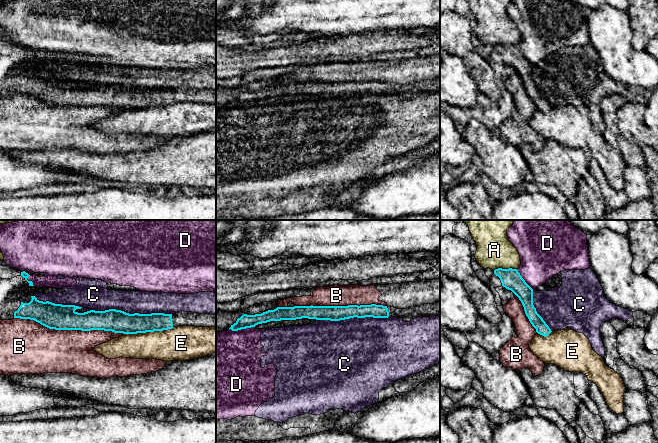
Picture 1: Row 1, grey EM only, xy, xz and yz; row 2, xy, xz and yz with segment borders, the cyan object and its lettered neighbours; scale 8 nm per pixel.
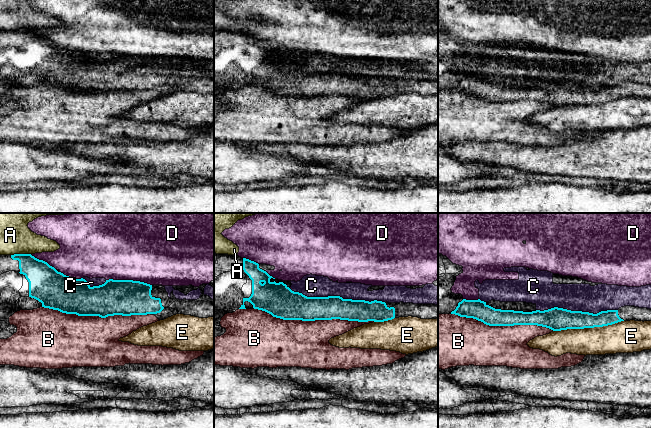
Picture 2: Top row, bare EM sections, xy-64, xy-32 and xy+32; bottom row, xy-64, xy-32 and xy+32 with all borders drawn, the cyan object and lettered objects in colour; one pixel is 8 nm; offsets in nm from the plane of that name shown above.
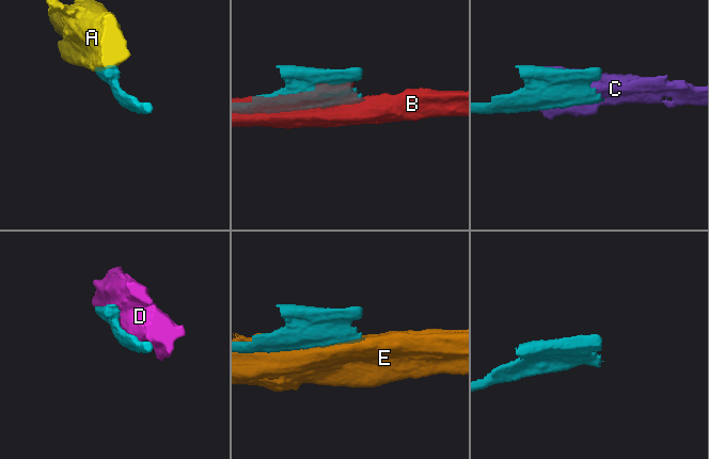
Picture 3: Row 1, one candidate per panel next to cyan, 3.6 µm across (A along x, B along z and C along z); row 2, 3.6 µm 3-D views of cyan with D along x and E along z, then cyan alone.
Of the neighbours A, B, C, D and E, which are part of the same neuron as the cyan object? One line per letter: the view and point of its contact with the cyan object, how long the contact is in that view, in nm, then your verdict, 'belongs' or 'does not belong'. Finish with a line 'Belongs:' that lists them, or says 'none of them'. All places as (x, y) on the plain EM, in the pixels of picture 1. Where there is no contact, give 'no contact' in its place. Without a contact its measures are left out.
A: meets cyan in yz at (505, 45); contact 180 nm long; does not belong
B: meets cyan in xy at (69, 105); contact 900 nm long; does not belong
C: meets cyan in xy at (131, 90); contact 650 nm long; belongs
D: meets cyan in xz at (241, 104); contact 200 nm long; does not belong
E: meets cyan in xy at (148, 107); contact 400 nm long; does not belong
Belongs: C

